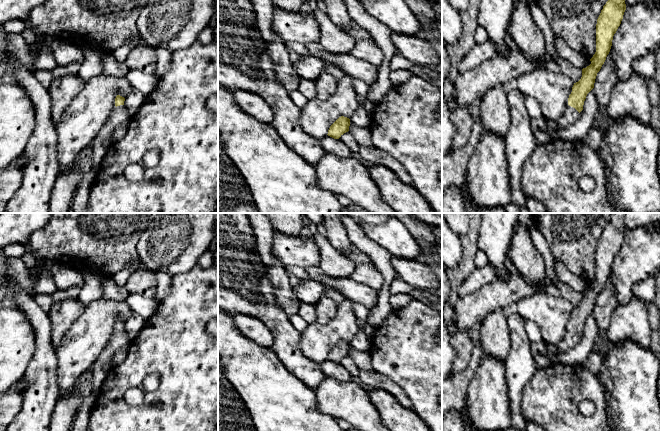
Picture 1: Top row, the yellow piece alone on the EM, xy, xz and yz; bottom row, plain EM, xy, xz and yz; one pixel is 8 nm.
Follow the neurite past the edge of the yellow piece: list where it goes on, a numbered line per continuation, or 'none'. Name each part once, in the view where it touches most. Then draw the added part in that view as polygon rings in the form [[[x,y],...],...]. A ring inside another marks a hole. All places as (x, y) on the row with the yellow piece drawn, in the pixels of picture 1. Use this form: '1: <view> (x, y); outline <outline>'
1: yz (570, 116); outline [[[567,105],[564,113],[557,120],[558,128],[566,128],[574,124],[578,120],[579,115],[580,113],[575,108]]]

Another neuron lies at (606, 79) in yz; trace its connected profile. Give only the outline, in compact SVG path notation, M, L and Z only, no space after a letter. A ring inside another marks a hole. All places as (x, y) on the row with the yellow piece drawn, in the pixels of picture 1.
M612 49L606 57L604 64L600 71L597 73L594 83L594 93L598 102L599 112L596 122L603 127L603 121L601 118L601 111L607 108L613 87L618 82L616 74L616 67L612 59Z

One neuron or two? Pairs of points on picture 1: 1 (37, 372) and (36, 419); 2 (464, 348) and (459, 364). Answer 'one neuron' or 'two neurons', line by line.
1: one neuron
2: one neuron

